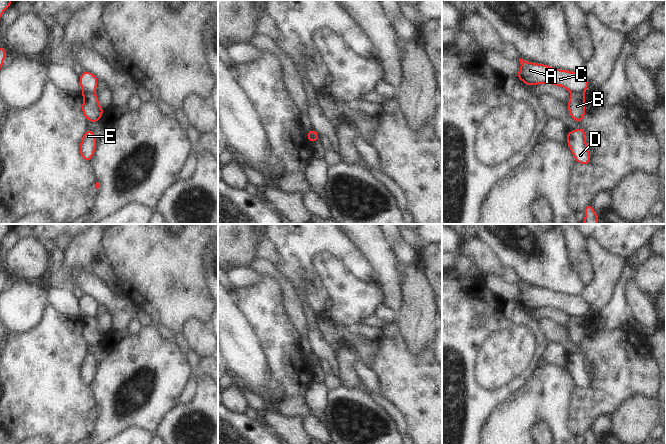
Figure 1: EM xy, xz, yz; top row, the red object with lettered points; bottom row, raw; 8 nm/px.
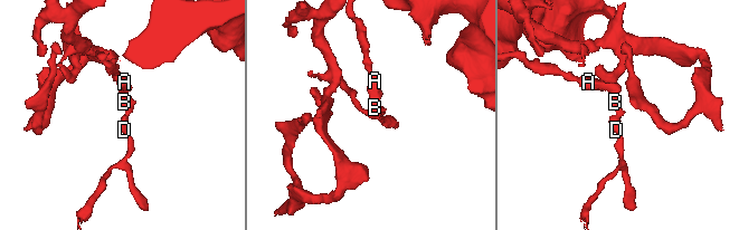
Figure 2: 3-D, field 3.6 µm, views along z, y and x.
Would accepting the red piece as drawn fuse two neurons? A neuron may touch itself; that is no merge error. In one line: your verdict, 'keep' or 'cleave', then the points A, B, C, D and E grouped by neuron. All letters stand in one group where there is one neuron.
cleave | A C / B D E

